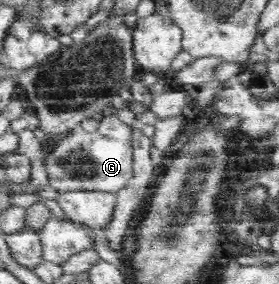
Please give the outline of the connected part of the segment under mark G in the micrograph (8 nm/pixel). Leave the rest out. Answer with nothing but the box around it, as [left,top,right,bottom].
[44,115,133,193]

